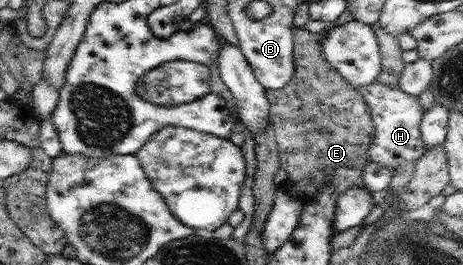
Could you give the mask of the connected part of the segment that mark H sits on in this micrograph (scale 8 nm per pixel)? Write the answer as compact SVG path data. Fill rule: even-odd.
M374 82L358 87L358 91L368 104L375 127L374 141L370 144L370 161L386 165L391 170L404 166L406 161L420 160L427 147L421 134L421 119L424 112L417 96L408 95L399 86Z

